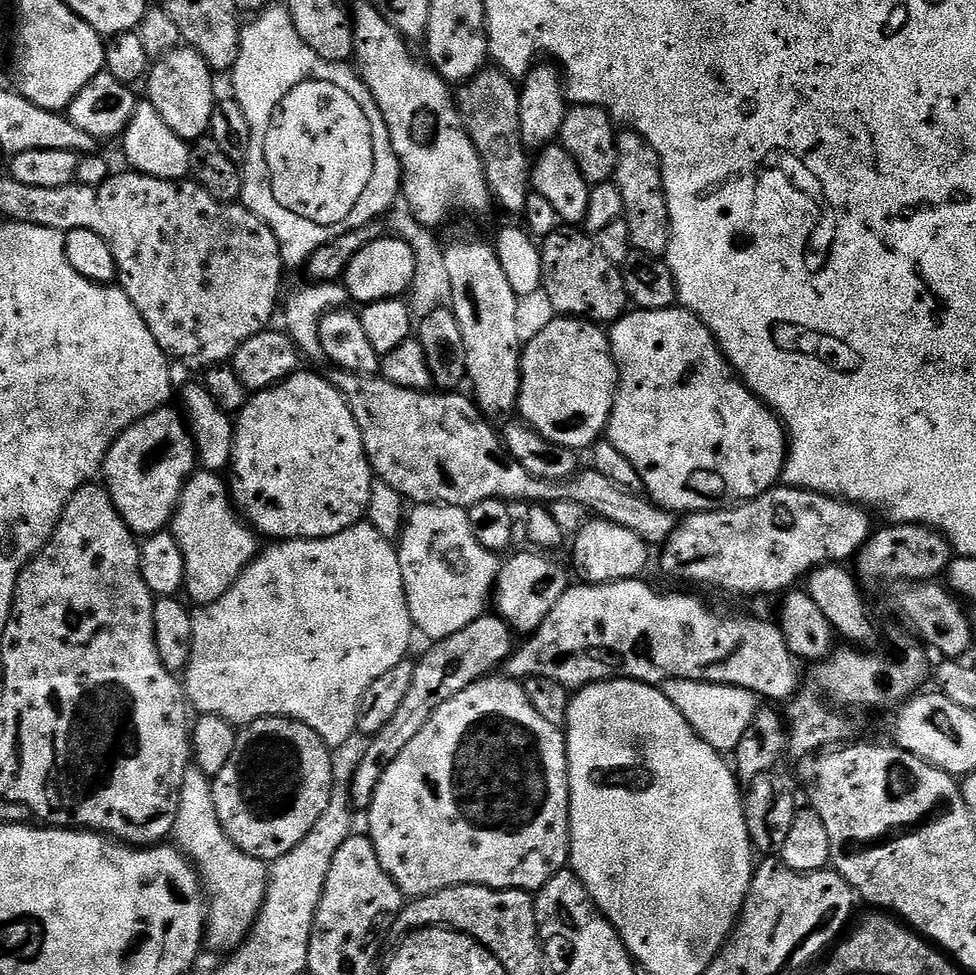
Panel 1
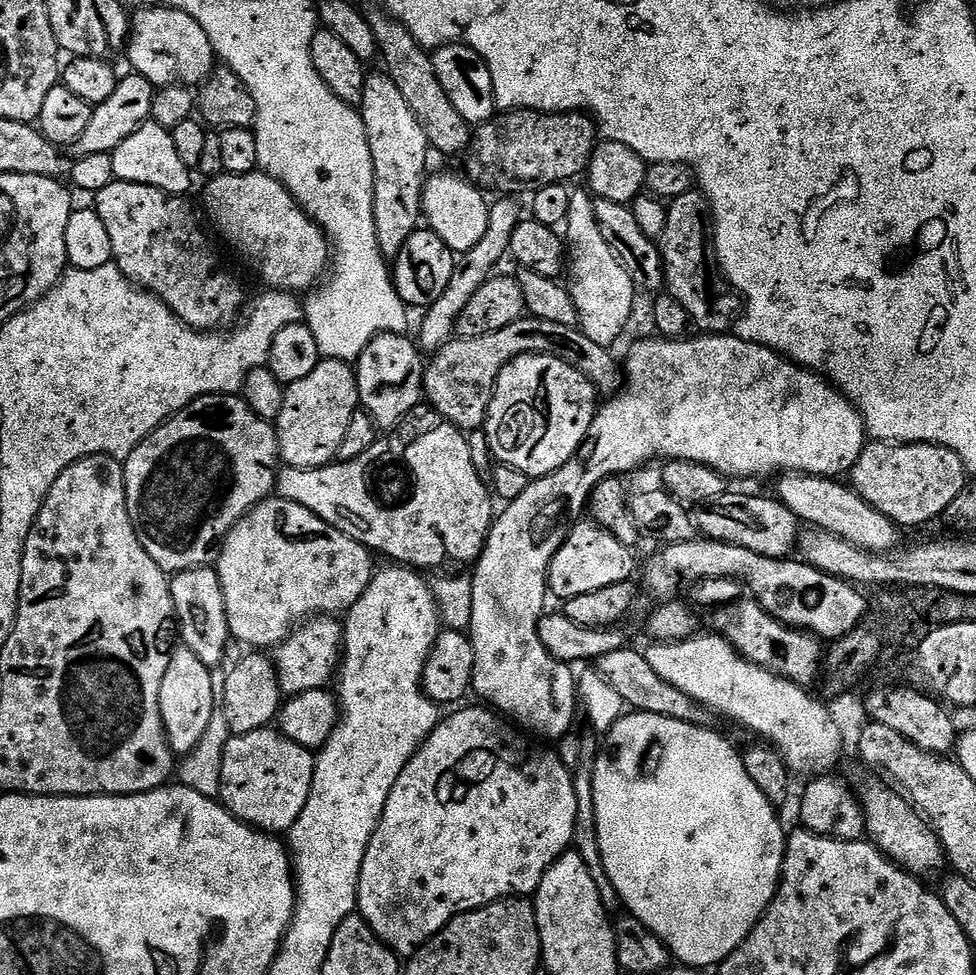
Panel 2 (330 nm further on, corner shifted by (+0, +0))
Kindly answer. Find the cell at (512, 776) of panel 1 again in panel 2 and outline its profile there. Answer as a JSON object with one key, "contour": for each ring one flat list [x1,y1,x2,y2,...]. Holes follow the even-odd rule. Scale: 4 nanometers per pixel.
{"contour":[[461,707,456,710,461,712,456,712,453,716,445,715,436,729,424,739,424,745,416,751,414,758,410,758,410,762,398,776,394,790,390,790,390,798,386,800,386,810,382,810,382,818,370,838,370,846,366,846,366,858,362,858,362,870,356,895,359,915,363,916,370,930,374,930,377,938,401,958,415,956,418,949,433,940,455,916,460,916,463,912,472,912,476,908,493,904,496,900,531,897,538,890,546,870,550,870,553,862,573,847,572,835,578,809,572,781,573,773,560,761,555,751,543,752,542,749,535,748,527,740,529,737,517,731,507,719,501,718,487,707,479,707]]}

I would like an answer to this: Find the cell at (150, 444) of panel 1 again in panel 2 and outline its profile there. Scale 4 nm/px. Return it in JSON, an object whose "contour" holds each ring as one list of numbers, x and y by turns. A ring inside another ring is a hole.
{"contour":[[239,395,234,396,203,396,193,404,185,406,181,412,175,412,161,428,154,429,150,435,133,450,127,460,123,461,124,477,126,478,126,502,130,510,130,518,146,554,158,562,158,566,169,574,175,574,191,568,206,568,215,565,220,559,220,550,224,540,235,529,235,526,252,509,257,508,264,500,269,499,276,490,276,474,282,467,280,443,276,437,275,427,269,421,258,418,254,410]]}

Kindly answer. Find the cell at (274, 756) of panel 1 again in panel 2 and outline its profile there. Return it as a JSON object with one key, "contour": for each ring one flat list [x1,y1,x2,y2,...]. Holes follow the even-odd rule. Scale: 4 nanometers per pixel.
{"contour":[[275,727,250,734,229,735,222,754,222,786,219,801,234,818,249,828,269,834,286,834,298,822,298,814,312,793,316,758,313,749,298,746]]}

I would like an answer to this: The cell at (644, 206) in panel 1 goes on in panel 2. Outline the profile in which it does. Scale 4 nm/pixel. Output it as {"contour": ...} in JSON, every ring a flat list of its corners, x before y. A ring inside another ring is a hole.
{"contour":[[693,190,668,204,666,230,658,241,667,295,682,302,689,321,704,334,728,334,742,312,742,300,716,261,712,207,703,192]]}

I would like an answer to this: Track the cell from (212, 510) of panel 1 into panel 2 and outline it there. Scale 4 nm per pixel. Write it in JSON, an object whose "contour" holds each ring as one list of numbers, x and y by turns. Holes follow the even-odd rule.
{"contour":[[279,498,264,500,236,524,224,540,220,559,214,565,226,598,231,639,249,644,247,647,252,650,272,650,283,644,309,618,336,618,348,613,370,586,374,575,372,559,374,556,369,549,342,534,342,530,334,530,334,526,322,522,322,518,306,510,306,506]]}

